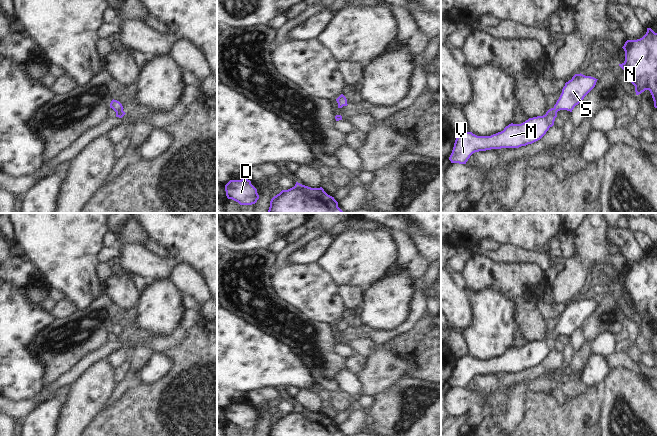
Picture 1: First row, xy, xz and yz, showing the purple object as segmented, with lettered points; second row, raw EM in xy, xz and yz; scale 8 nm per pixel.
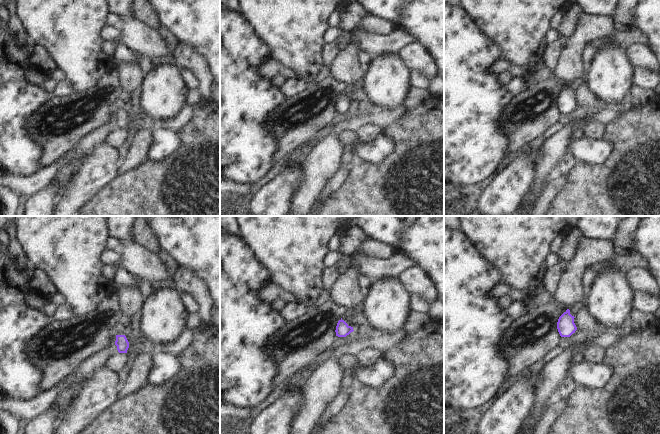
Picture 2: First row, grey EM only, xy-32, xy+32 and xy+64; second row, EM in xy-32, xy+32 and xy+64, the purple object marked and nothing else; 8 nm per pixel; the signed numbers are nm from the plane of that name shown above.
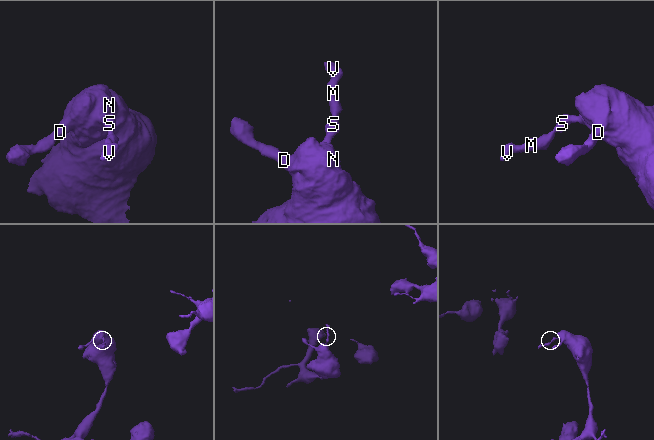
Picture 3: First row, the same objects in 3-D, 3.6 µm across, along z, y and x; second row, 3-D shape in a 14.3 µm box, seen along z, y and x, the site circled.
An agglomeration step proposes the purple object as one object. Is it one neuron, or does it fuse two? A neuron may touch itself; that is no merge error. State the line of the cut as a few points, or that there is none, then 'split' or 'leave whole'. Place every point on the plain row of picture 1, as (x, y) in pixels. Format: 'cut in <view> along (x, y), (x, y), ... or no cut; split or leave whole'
no cut; leave whole

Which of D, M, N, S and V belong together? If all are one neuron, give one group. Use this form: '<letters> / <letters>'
D M N S V

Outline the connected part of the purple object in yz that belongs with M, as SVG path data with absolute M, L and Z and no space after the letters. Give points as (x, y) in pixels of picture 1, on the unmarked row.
M575 298L565 307L562 317L553 332L545 339L529 342L521 348L509 348L503 355L491 360L477 360L472 356L459 359L449 381L451 387L466 388L470 380L479 375L501 372L519 372L540 364L554 349L557 336L567 334L582 326L584 321L595 311L598 303Z

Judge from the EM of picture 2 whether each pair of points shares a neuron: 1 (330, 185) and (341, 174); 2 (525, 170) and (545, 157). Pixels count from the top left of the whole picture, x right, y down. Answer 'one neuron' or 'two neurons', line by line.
1: one neuron
2: two neurons

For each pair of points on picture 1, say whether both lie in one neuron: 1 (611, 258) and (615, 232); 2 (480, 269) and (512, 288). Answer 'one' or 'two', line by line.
1: two
2: one

